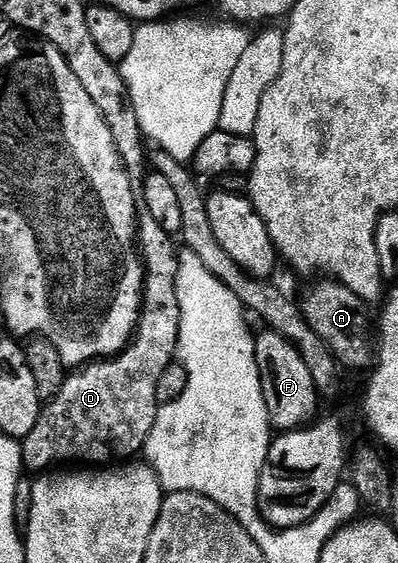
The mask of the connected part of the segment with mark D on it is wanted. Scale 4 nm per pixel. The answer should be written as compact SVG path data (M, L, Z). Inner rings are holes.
M143 217L138 223L138 249L142 265L144 267L144 285L142 288L142 317L138 319L138 328L134 332L133 338L130 339L130 345L120 354L115 354L113 358L104 358L97 362L89 362L88 365L75 369L73 373L67 377L66 383L60 388L60 392L55 398L49 399L43 405L40 420L36 420L36 428L32 428L32 432L28 432L28 436L21 439L22 448L22 465L27 471L38 470L37 472L46 472L57 462L90 462L91 467L98 468L103 464L113 463L115 460L130 460L133 454L141 455L146 448L146 441L152 432L152 424L156 424L156 416L158 415L159 404L156 398L157 381L164 374L164 370L168 369L175 361L178 353L178 337L180 336L180 300L176 292L176 276L178 275L178 251L179 247L174 246L175 239L168 232L164 232L164 228L160 228L160 224L156 224L156 220Z

